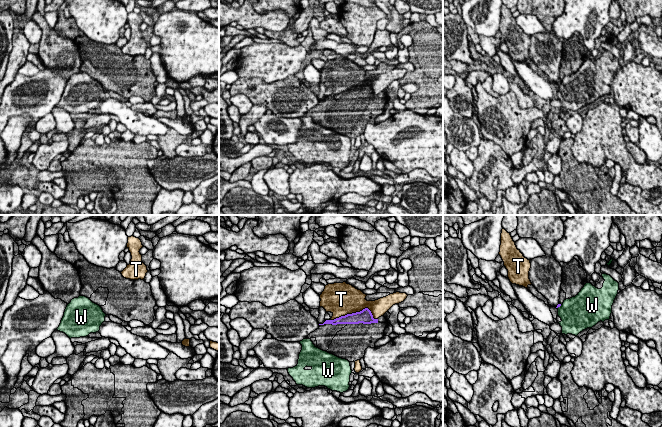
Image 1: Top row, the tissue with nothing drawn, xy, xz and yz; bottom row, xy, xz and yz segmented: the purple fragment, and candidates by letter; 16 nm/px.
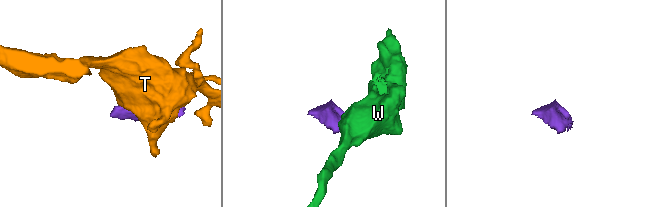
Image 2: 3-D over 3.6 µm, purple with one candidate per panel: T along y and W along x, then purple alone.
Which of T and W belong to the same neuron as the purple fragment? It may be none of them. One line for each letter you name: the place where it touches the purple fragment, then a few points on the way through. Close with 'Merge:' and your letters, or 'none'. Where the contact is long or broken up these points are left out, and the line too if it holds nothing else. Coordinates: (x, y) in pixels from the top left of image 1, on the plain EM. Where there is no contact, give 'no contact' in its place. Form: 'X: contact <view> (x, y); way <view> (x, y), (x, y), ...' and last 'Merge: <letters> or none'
Merge: none

